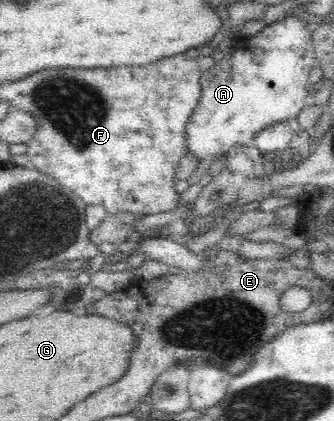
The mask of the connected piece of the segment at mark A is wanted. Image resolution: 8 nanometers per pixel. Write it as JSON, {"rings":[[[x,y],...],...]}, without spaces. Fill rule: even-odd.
{"rings":[[[287,16],[277,19],[275,22],[263,26],[261,31],[258,31],[257,34],[251,36],[251,38],[244,38],[242,42],[242,47],[239,45],[235,46],[235,51],[231,52],[230,55],[223,57],[221,60],[217,61],[215,66],[210,70],[205,70],[201,72],[201,98],[197,102],[198,106],[195,106],[195,110],[191,112],[189,120],[187,121],[187,149],[188,152],[191,152],[197,158],[209,158],[215,156],[220,158],[223,154],[231,155],[232,148],[235,146],[248,147],[252,145],[255,136],[261,131],[264,130],[268,125],[276,124],[275,122],[287,122],[290,118],[296,118],[299,115],[301,110],[304,110],[307,106],[305,99],[307,98],[308,91],[306,87],[308,85],[310,71],[312,68],[317,65],[317,60],[315,56],[312,32],[307,29],[307,22],[305,20],[300,20],[299,17]]]}

